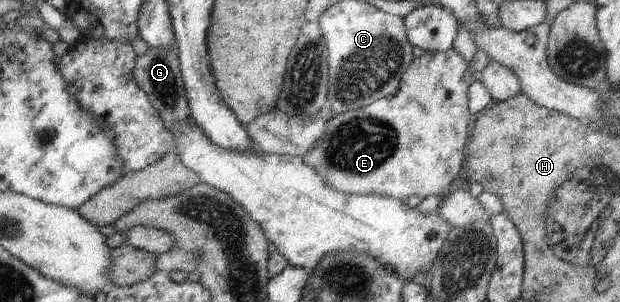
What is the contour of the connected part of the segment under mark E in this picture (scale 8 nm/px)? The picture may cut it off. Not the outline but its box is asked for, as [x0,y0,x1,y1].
[305,49,479,202]

